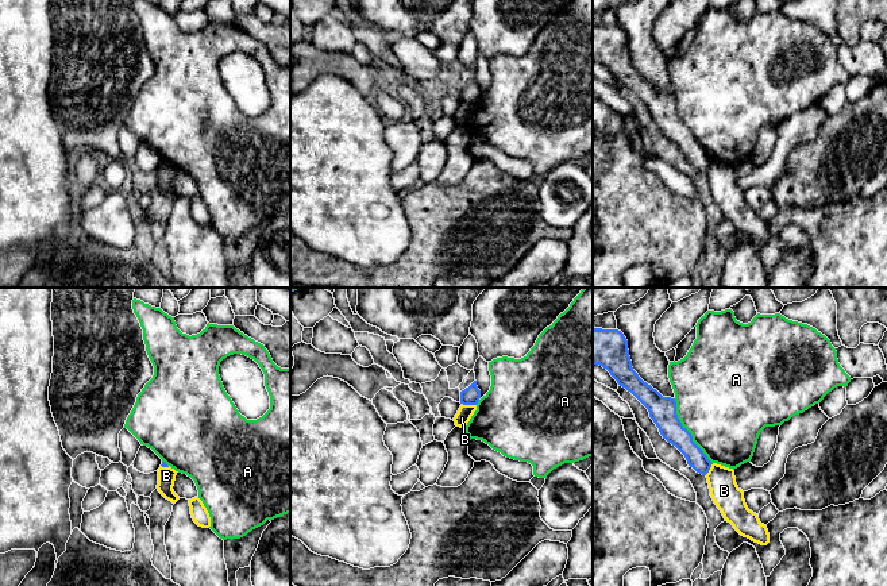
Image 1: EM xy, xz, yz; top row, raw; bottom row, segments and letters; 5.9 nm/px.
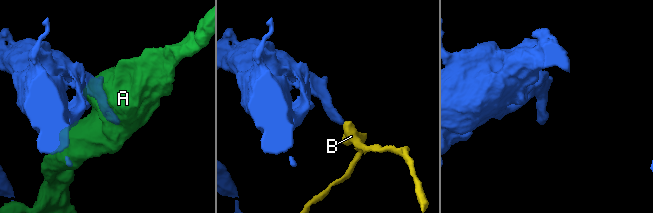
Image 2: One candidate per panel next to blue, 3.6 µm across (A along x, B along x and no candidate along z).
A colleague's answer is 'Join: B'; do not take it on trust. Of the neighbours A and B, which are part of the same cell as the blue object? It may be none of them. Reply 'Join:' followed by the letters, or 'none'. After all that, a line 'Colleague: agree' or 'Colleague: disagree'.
Join: none
Colleague: disagree

